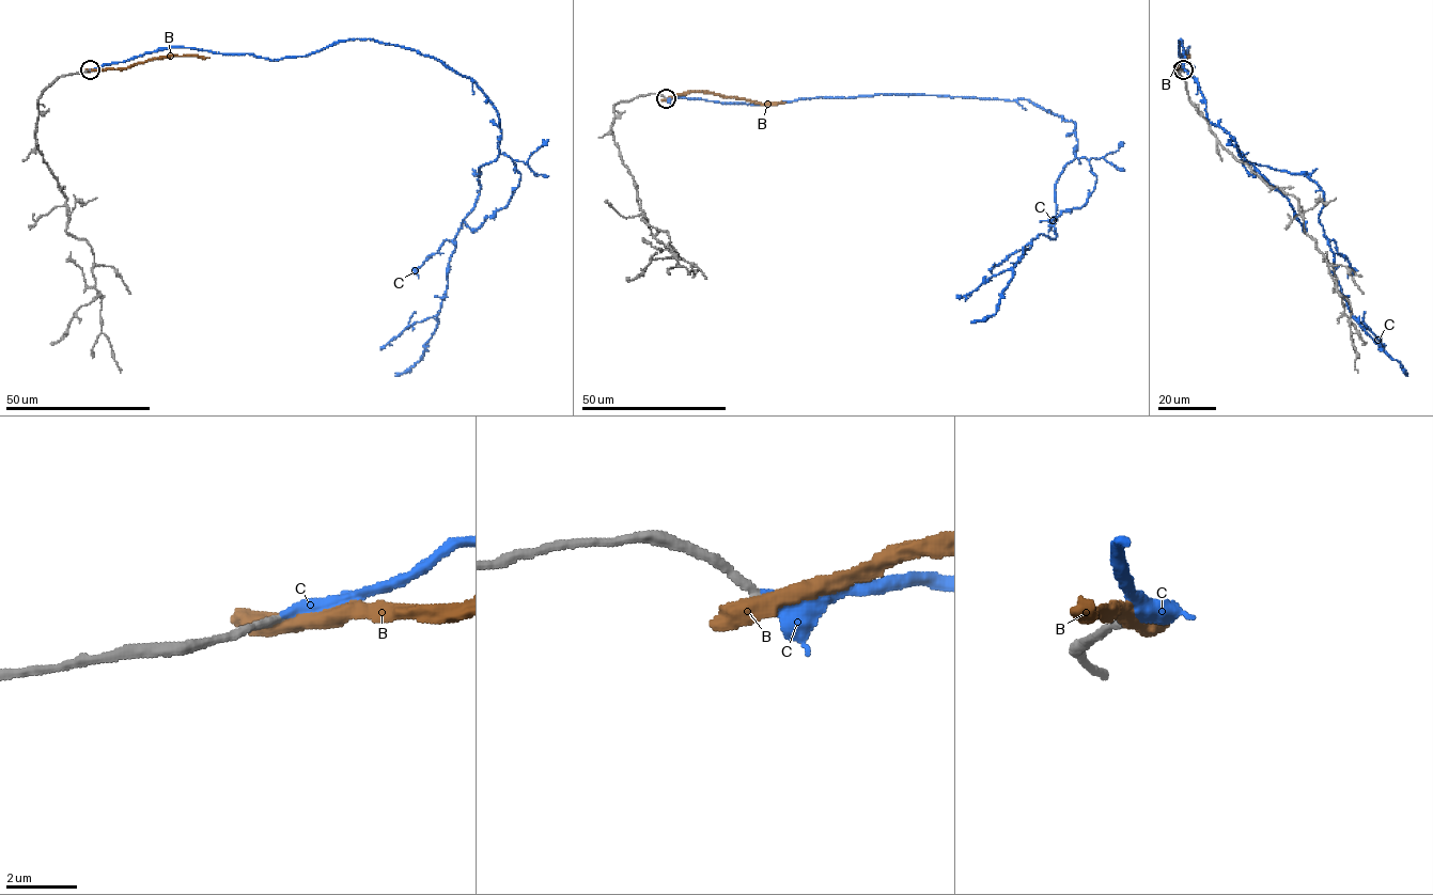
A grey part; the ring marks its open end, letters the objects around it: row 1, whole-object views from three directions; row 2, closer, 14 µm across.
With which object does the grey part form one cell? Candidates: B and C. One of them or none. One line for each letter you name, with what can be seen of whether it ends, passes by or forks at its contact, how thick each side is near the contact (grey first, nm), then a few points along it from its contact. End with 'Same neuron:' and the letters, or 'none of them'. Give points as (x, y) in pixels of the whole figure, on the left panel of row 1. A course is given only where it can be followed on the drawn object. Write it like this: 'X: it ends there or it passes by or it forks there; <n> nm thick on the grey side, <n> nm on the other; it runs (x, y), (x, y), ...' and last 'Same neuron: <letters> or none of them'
Same neuron: none of them

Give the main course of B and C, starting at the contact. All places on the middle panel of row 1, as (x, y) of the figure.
B: (665, 98), (700, 92), (761, 103), (784, 103)
C: (665, 98), (1026, 98), (1073, 121), (1056, 237), (1023, 248), (997, 311), (971, 323)

